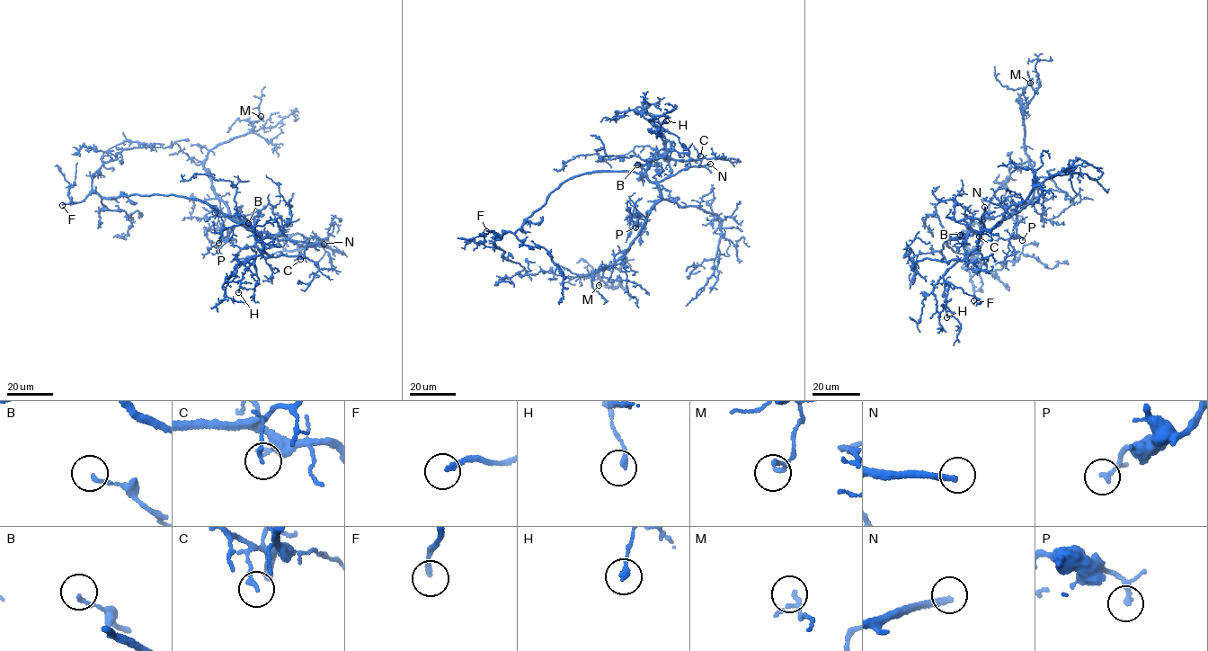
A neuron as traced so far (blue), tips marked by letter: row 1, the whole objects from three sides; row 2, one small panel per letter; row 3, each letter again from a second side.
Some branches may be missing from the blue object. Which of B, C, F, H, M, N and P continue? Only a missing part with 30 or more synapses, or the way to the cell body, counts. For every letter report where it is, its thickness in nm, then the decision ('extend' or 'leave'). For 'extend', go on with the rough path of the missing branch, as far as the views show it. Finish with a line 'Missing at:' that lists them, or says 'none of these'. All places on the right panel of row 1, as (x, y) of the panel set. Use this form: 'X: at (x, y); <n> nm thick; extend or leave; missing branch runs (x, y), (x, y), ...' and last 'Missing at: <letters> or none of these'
B: at (960, 235); 140 nm thick; leave
C: at (979, 236); 170 nm thick; leave
F: at (973, 300); 170 nm thick; extend; missing branch runs (973, 300), (969, 326), (963, 328), (968, 340), (973, 343)
H: at (946, 317); 220 nm thick; leave
M: at (1030, 83); 130 nm thick; leave
N: at (984, 207); 260 nm thick; extend; missing branch runs (984, 207), (986, 191), (978, 180), (976, 167), (981, 164)
P: at (1022, 240); 150 nm thick; leave
Missing at: F, N

